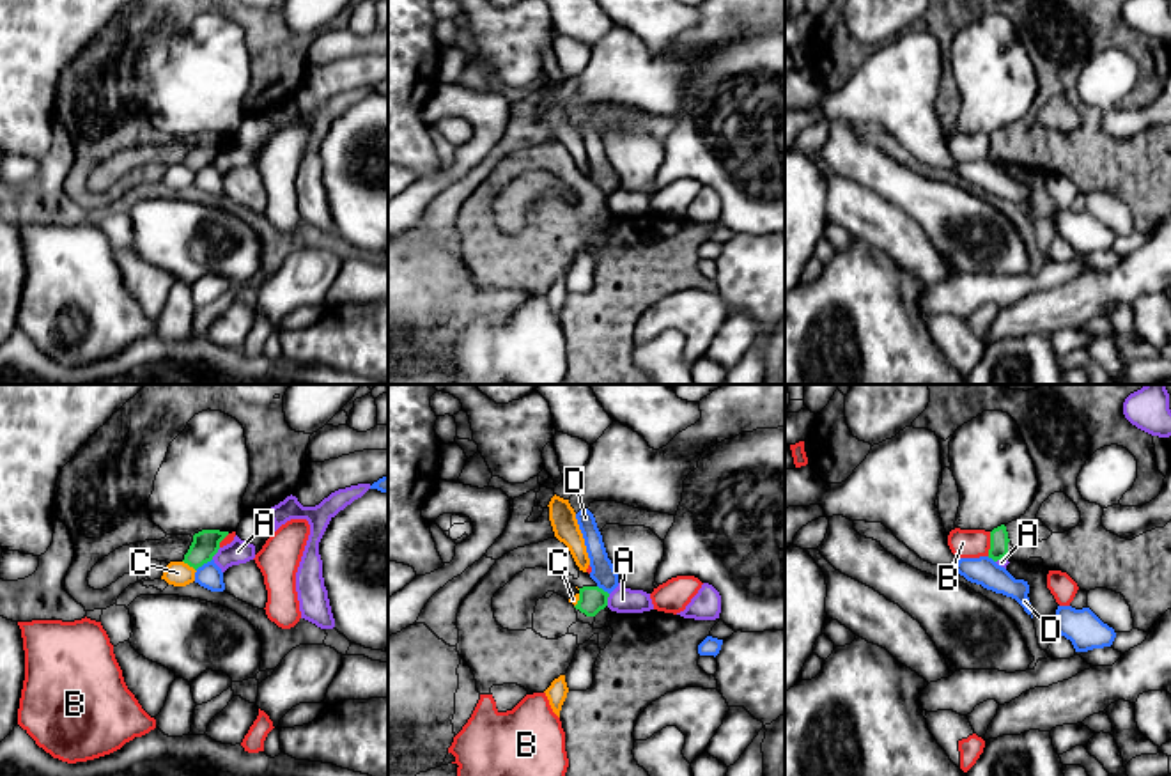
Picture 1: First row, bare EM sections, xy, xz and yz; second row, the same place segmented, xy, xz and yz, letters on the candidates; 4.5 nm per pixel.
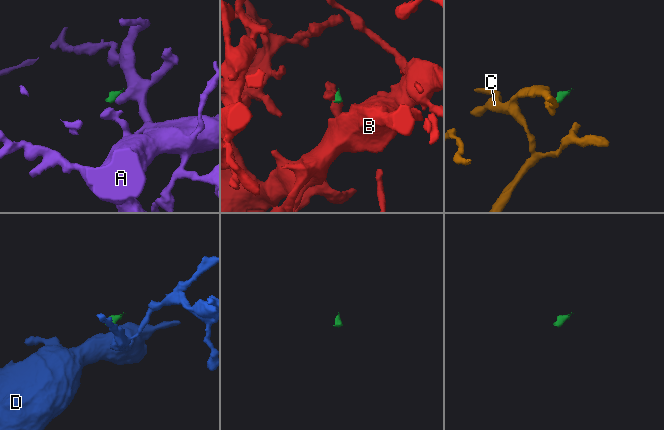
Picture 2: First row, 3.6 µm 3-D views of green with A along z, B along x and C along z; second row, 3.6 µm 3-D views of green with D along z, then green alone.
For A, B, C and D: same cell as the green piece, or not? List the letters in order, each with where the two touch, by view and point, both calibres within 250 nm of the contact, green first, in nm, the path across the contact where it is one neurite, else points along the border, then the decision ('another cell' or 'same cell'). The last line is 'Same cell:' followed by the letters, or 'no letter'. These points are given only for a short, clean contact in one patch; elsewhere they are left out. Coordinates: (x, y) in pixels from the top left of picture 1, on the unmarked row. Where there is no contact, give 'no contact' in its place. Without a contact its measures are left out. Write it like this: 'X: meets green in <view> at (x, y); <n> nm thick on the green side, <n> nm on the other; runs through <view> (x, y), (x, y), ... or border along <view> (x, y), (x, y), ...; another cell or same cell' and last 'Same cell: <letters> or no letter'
A: meets green in xy at (217, 155); 120 nm thick on the green side, 110 nm on the other; border along xy (220, 151), (211, 162); another cell
B: meets green in yz at (991, 147); 80 nm thick on the green side, 130 nm on the other; border along yz (991, 135), (987, 158); another cell
C: meets green in xy at (190, 169); 120 nm thick on the green side, 110 nm on the other; border along xy (183, 163), (195, 174); another cell
D: meets green in xy at (202, 167); 120 nm thick on the green side, 120 nm on the other; border along xy (211, 162), (195, 172); another cell
Same cell: no letter

